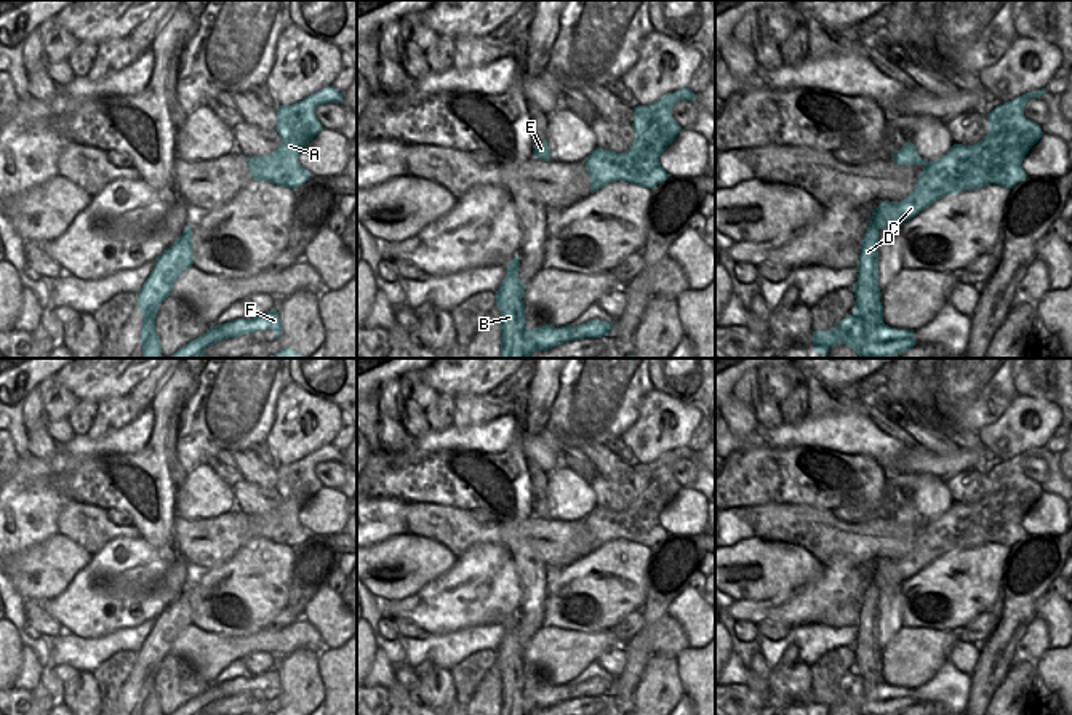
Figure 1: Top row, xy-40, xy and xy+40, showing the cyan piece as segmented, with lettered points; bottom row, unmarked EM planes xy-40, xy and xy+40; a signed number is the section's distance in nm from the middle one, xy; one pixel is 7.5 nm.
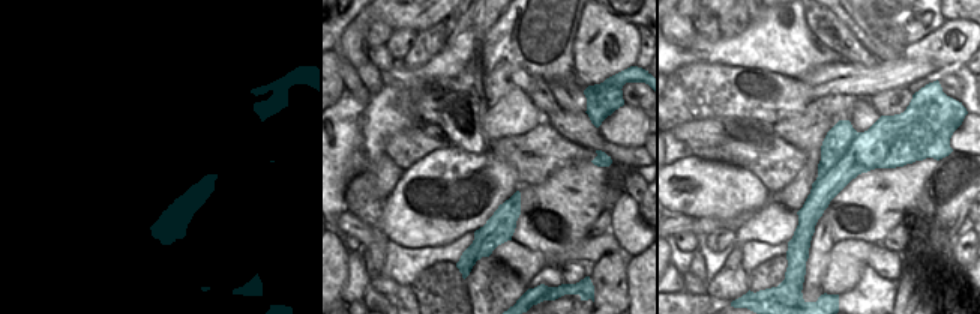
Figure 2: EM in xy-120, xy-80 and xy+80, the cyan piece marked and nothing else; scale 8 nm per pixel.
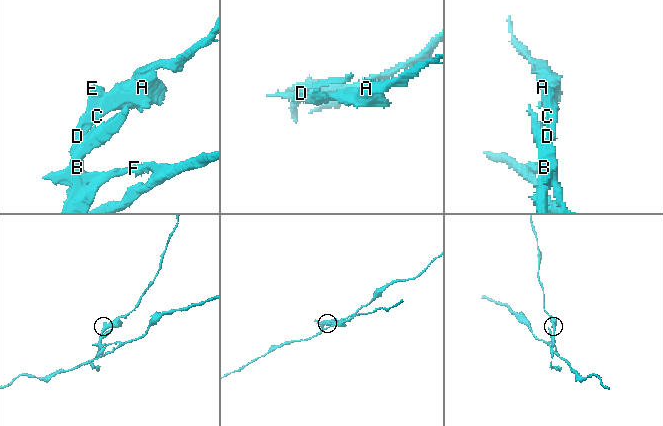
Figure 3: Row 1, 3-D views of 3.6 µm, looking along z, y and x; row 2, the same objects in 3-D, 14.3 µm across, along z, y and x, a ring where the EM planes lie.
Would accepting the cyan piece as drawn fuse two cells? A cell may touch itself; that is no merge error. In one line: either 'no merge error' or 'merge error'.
merge error

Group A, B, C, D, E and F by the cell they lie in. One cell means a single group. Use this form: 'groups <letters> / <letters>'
groups A C D E / B F

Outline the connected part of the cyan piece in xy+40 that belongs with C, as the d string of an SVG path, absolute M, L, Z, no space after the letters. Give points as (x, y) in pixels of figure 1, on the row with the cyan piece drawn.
M1045 88L1026 93L997 106L987 114L989 133L978 144L954 144L934 162L923 162L914 144L906 142L893 154L898 165L923 165L914 192L901 202L882 202L872 213L859 251L854 315L846 315L837 328L813 331L813 346L826 355L829 347L845 344L859 357L867 346L862 317L877 309L878 288L878 230L883 226L902 226L936 200L962 190L998 184L1013 189L1027 178L1021 163L1043 131L1040 125L1024 117L1030 98L1040 98Z

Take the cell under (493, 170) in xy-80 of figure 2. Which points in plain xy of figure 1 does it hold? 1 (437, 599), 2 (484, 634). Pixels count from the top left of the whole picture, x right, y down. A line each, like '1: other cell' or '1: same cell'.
1: same cell
2: other cell

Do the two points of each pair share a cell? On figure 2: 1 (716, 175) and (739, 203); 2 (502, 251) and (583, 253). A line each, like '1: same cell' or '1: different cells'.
1: same cell
2: same cell

